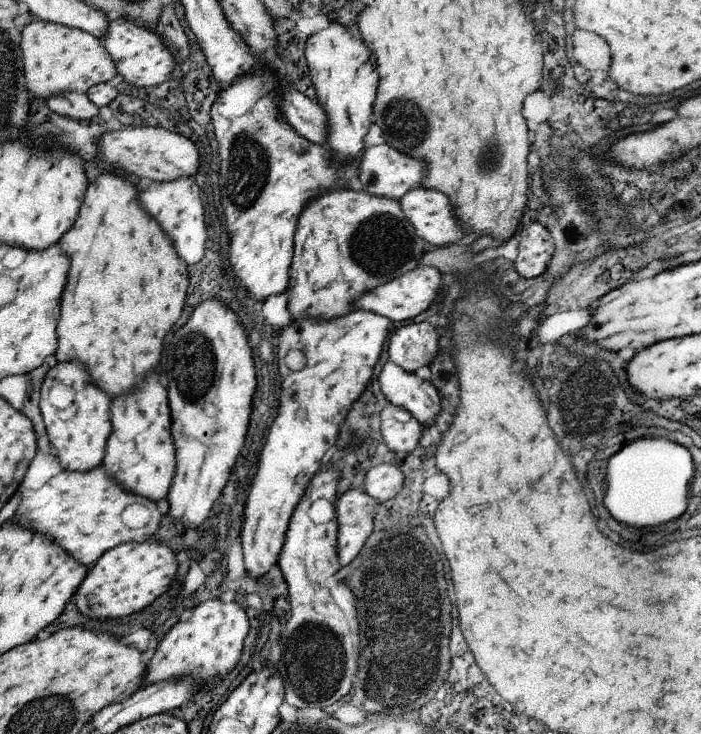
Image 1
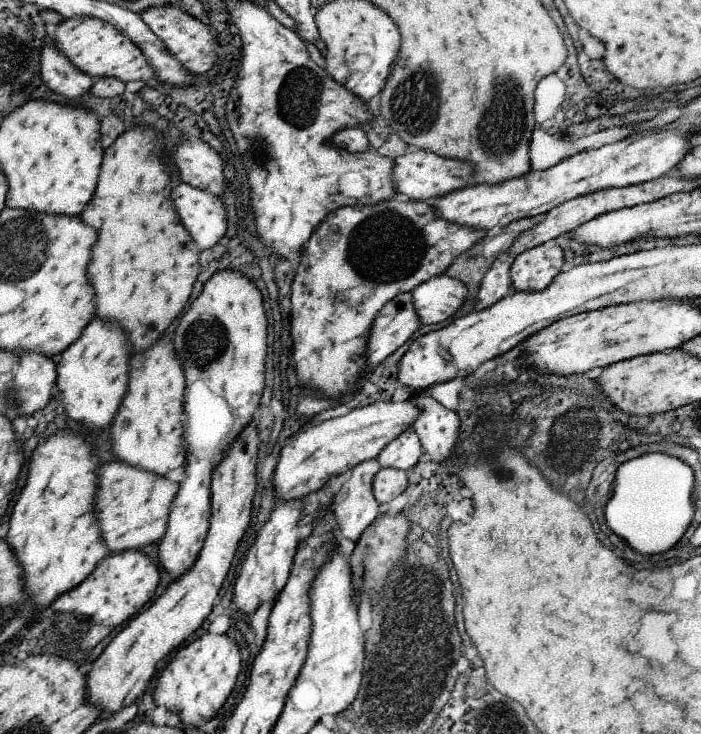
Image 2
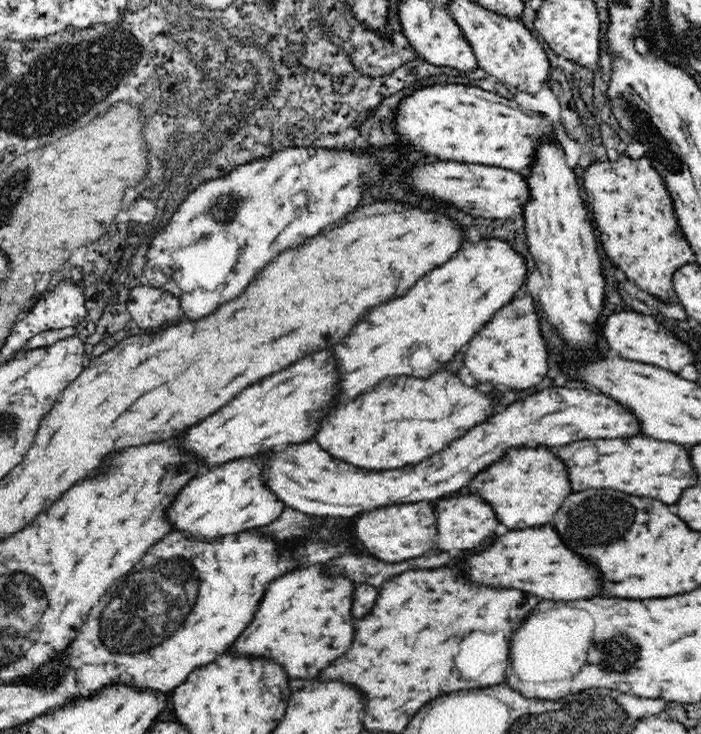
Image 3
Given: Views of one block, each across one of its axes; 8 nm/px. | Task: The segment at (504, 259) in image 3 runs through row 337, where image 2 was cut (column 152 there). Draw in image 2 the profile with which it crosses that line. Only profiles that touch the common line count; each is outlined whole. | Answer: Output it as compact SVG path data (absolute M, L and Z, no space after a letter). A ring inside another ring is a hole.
M161 344L149 348L143 354L129 356L129 384L125 398L121 402L121 414L115 416L111 424L111 450L115 460L125 462L133 468L141 468L151 472L159 478L165 478L167 472L185 464L183 456L183 390L185 390L185 376L181 370L181 362L173 350L173 344Z

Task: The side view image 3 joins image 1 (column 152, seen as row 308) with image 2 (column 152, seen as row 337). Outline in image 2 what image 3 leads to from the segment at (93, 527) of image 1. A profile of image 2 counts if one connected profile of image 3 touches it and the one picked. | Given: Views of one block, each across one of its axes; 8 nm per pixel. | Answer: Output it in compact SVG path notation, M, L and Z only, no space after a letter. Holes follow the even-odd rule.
M111 460L107 464L99 464L97 468L97 494L93 512L97 516L97 524L101 528L103 544L111 552L127 552L141 550L147 544L157 544L167 530L169 510L173 498L177 496L179 484L159 478L141 468L133 468L125 462Z

